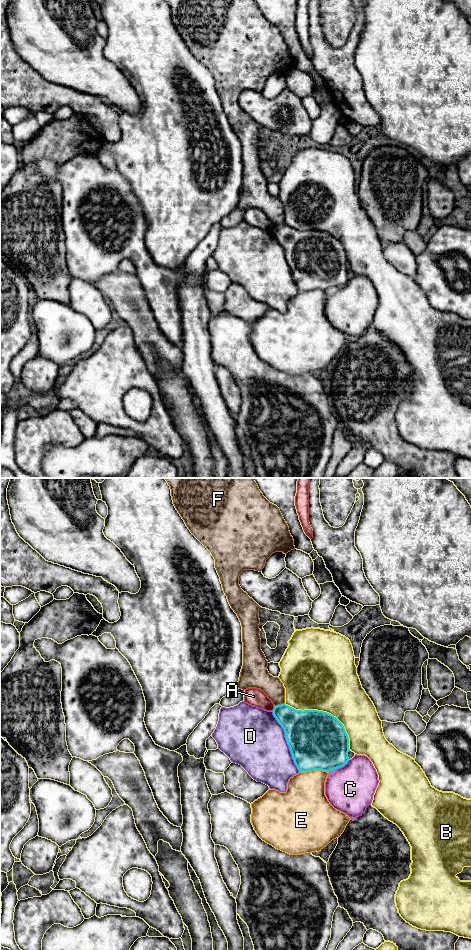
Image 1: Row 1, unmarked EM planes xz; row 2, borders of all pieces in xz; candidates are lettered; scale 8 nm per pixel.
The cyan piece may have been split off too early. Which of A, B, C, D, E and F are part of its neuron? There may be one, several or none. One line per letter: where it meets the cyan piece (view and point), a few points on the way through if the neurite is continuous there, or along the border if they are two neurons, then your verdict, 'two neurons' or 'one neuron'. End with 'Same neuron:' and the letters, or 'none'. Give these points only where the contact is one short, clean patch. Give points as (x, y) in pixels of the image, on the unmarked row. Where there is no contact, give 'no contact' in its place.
A: meets cyan in xz at (273, 229); border along xz (274, 226), (272, 231); two neurons
B: meets cyan in xz at (326, 232); two neurons
C: meets cyan in xz at (339, 287); two neurons
D: meets cyan in xz at (286, 260); two neurons
E: meets cyan in xz at (313, 289); two neurons
F: meets cyan in xz at (279, 225); two neurons
Same neuron: none

